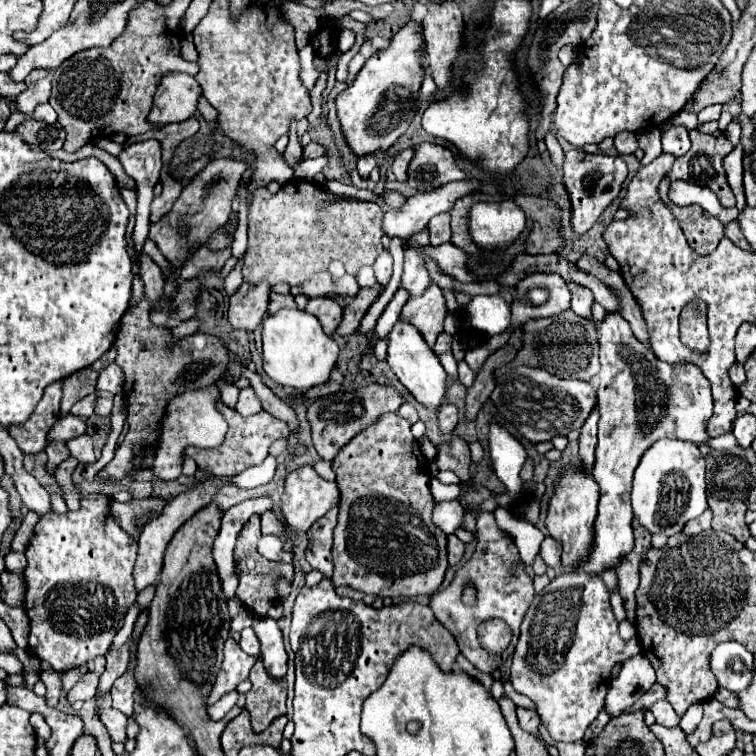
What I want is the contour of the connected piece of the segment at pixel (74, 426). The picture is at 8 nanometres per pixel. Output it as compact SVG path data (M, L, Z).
M61 416L47 434L47 442L67 442L85 432L85 420L77 416Z

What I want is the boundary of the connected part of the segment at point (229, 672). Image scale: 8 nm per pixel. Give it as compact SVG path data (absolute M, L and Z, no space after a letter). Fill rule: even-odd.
M229 638L229 640L225 642L225 650L223 650L223 652L225 652L225 660L223 660L221 672L219 672L219 676L217 676L217 682L215 682L215 686L213 686L213 692L211 692L211 696L209 696L209 700L207 700L207 704L217 702L223 694L235 690L241 680L247 680L249 670L251 670L251 666L253 666L255 660L257 660L255 656L245 654L245 652L241 650L241 646L239 646L233 638Z

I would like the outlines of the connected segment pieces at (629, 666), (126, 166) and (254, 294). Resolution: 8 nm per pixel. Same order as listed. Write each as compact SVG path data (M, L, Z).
M637 654L623 662L621 674L611 680L611 688L605 698L605 710L611 718L631 708L655 684L655 670L643 654Z
M145 140L145 142L133 142L121 150L117 156L121 162L125 174L135 180L137 184L137 216L135 216L135 252L143 250L143 242L149 234L149 206L153 202L153 188L161 178L161 144L157 140Z
M243 282L231 296L231 306L229 306L231 326L243 330L255 330L267 312L269 292L271 286L267 282L259 284Z

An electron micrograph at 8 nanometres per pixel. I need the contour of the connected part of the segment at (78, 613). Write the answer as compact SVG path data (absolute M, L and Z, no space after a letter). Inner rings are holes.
M89 494L81 500L77 512L67 514L47 514L37 526L35 534L25 550L25 612L31 622L29 632L29 652L37 654L41 660L49 662L55 672L67 672L79 668L109 650L113 636L123 626L123 618L131 604L135 602L135 582L133 564L137 558L137 544L129 540L129 534L115 524L109 508L107 494Z

